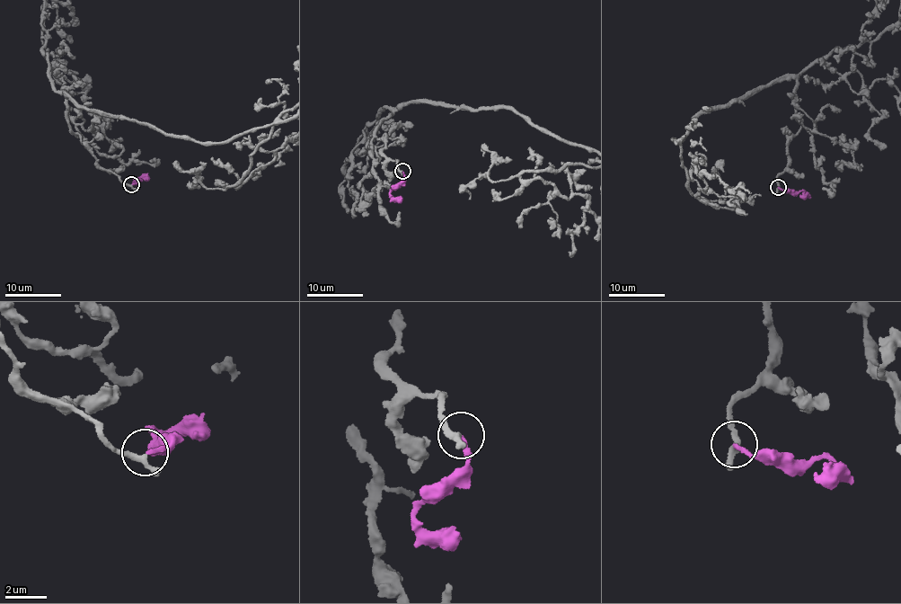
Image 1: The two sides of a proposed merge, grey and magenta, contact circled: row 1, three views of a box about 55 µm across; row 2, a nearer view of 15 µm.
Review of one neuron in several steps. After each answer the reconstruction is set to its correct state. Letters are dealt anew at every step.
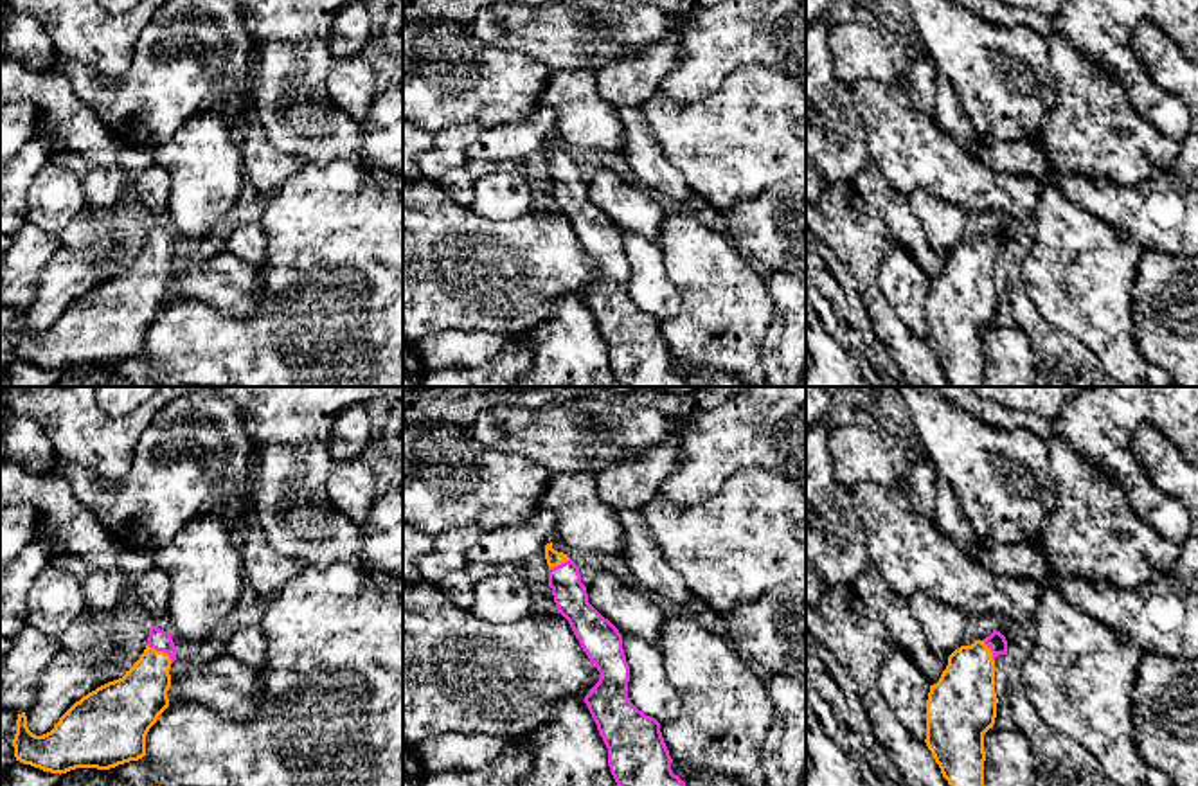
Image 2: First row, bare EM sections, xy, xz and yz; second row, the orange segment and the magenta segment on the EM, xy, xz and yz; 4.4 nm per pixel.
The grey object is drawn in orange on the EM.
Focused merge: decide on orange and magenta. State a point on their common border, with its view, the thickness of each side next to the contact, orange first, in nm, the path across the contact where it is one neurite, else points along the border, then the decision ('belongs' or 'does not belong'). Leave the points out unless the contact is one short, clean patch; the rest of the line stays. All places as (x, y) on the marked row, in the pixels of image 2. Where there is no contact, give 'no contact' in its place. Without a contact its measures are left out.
contact xy (160, 652); calibres 240 and 90 nm; way xy (135, 700), (148, 682), (160, 652), (160, 641); belongs

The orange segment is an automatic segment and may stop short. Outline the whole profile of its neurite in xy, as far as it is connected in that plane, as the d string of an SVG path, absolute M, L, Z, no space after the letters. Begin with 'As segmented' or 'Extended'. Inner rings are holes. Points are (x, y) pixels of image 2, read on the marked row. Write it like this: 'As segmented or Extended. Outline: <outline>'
Extended. Outline: M151 626L146 649L133 667L122 678L108 682L76 701L50 732L32 734L25 712L18 714L13 739L16 761L61 775L76 768L110 770L142 759L149 728L169 707L169 669L174 660L176 646L171 635Z

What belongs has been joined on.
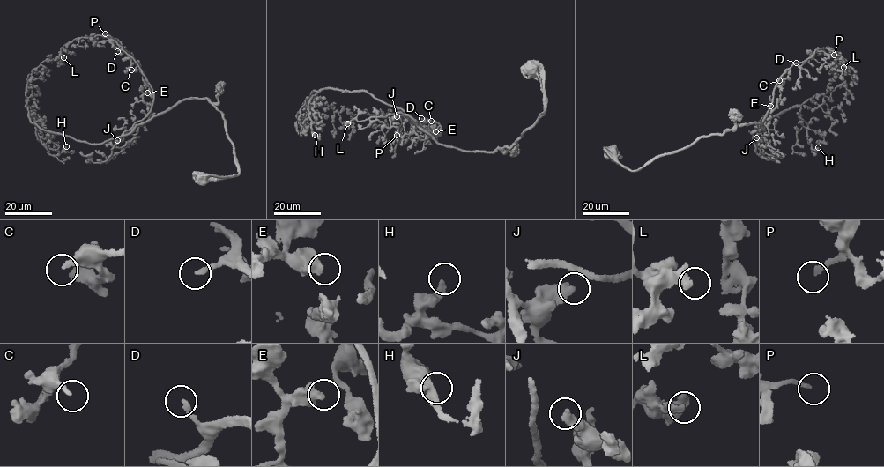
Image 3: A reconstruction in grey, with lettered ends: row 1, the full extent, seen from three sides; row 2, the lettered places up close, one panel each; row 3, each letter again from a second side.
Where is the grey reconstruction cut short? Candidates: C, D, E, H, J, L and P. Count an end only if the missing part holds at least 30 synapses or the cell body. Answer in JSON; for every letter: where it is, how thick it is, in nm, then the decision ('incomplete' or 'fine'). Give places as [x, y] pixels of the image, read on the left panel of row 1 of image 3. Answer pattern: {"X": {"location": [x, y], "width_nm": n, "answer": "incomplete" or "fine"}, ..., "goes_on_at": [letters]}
{"C": {"location": [131, 70], "width_nm": 190, "answer": "incomplete"}, "D": {"location": [117, 51], "width_nm": 220, "answer": "incomplete"}, "E": {"location": [147, 92], "width_nm": 550, "answer": "fine"}, "H": {"location": [66, 146], "width_nm": 240, "answer": "fine"}, "J": {"location": [117, 140], "width_nm": 460, "answer": "fine"}, "L": {"location": [63, 57], "width_nm": 400, "answer": "fine"}, "P": {"location": [105, 33], "width_nm": 200, "answer": "fine"}, "goes_on_at": ["C", "D"]}

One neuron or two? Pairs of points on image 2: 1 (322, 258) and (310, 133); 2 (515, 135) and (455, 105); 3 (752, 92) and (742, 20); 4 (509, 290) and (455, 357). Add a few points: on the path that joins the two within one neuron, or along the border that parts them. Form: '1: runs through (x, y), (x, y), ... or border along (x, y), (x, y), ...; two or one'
1: border along (308, 162), (353, 160), (357, 164); two
2: border along (535, 108), (520, 121), (481, 130); two
3: border along (786, 74), (765, 67), (738, 67), (715, 90); two
4: border along (436, 333), (491, 330), (513, 335); two

